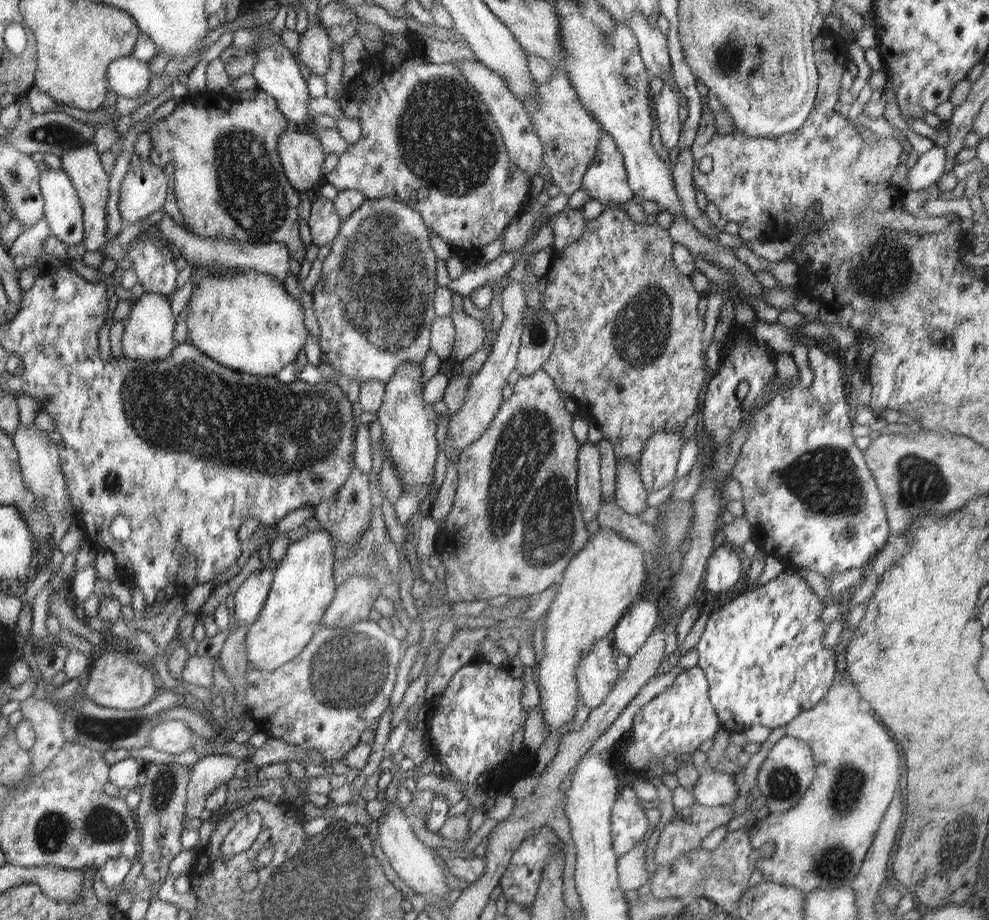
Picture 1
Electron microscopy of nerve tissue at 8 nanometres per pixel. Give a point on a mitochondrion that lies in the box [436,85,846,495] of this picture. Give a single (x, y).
(641, 332)

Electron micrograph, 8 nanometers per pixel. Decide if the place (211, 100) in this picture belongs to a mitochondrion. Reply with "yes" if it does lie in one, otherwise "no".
no

